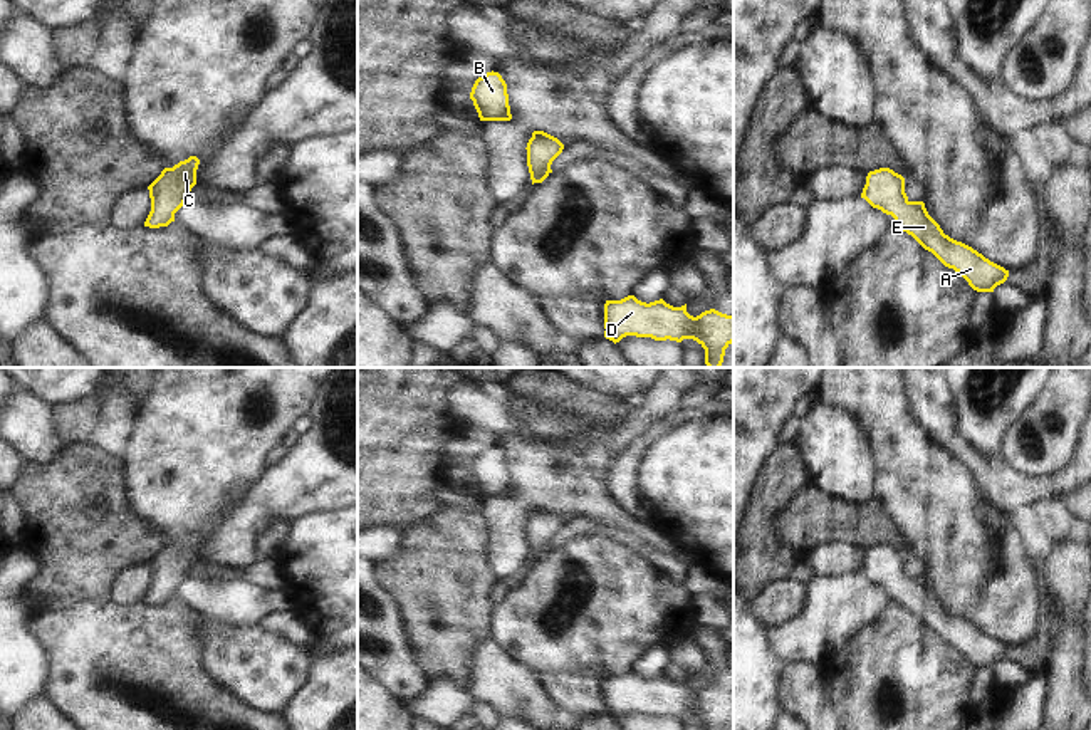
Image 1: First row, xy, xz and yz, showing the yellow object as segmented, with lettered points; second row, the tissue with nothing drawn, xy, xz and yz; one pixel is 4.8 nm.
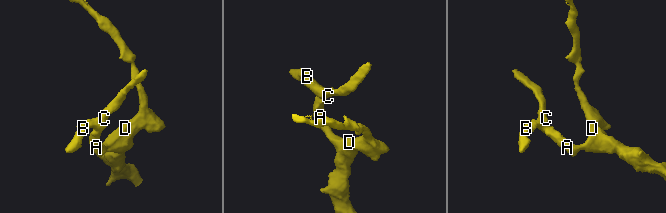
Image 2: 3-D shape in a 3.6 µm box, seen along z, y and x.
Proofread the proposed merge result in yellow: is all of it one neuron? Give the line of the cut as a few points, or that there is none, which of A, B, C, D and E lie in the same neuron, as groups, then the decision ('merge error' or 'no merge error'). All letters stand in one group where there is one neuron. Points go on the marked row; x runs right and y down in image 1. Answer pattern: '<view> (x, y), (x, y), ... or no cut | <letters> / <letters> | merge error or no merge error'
no cut | A B C D E | no merge error

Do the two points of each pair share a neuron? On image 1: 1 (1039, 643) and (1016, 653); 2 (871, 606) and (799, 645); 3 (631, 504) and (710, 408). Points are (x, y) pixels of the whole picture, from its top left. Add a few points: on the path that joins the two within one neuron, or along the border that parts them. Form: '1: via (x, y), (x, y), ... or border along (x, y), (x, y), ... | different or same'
1: via (1034, 648), (1029, 653), (1021, 653) | same
2: via (853, 606), (843, 606), (818, 631) | same
3: via (625, 472), (628, 457), (655, 430), (678, 417) | same

